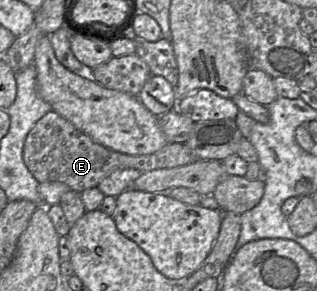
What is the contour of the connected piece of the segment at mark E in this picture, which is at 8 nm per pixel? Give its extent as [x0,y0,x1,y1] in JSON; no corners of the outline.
[23,111,198,193]

